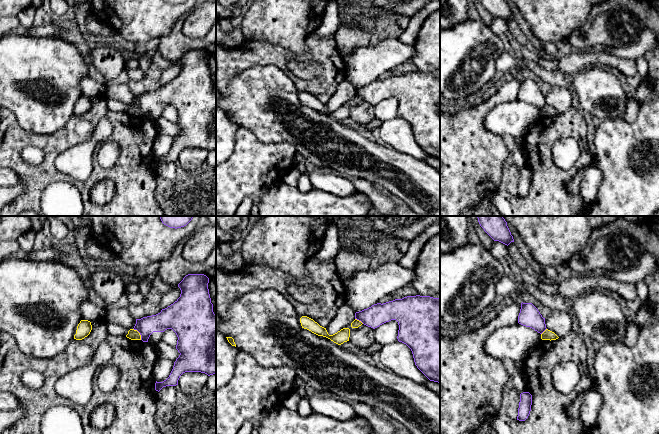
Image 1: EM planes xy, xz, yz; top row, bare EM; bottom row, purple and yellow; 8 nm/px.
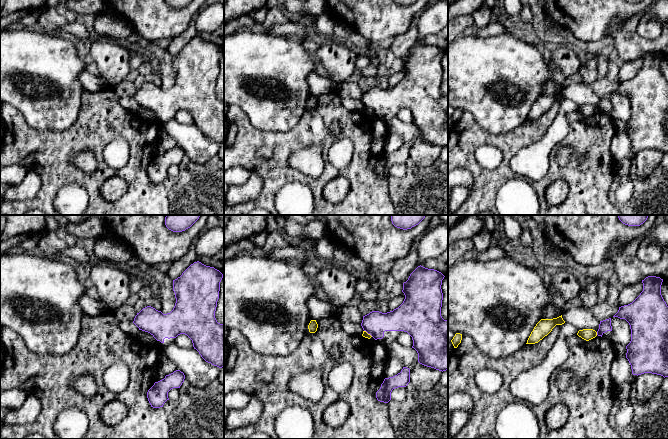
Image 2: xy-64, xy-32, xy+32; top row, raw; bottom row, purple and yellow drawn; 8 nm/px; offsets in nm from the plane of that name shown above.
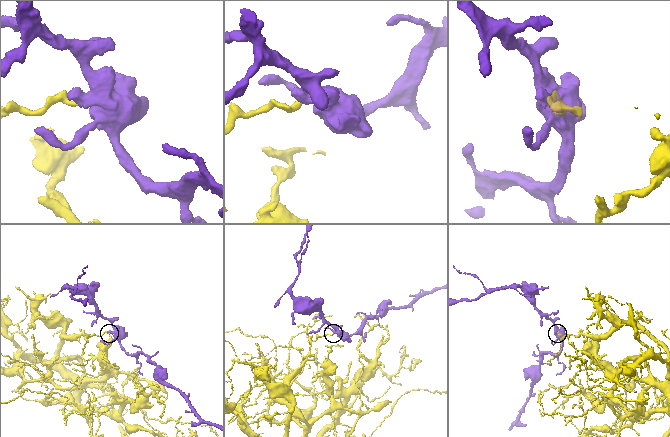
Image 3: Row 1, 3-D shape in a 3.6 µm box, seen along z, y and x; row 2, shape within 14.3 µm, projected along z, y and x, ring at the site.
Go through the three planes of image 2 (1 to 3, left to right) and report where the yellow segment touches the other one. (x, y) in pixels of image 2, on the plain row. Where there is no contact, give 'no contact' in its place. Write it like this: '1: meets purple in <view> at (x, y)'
1: no contact
2: meets purple in xy-32 at (368, 109)
3: meets purple in xy+32 at (597, 109)

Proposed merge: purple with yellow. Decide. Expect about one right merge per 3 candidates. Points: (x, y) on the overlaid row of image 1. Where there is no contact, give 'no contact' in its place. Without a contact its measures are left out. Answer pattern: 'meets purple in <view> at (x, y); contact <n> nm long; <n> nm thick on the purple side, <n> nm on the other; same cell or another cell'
meets purple in xy at (139, 332); contact 120 nm long; 160 nm thick on the purple side, 80 nm on the other; another cell

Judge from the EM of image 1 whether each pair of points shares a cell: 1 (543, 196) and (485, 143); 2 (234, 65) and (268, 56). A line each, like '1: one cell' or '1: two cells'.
1: two cells
2: one cell

